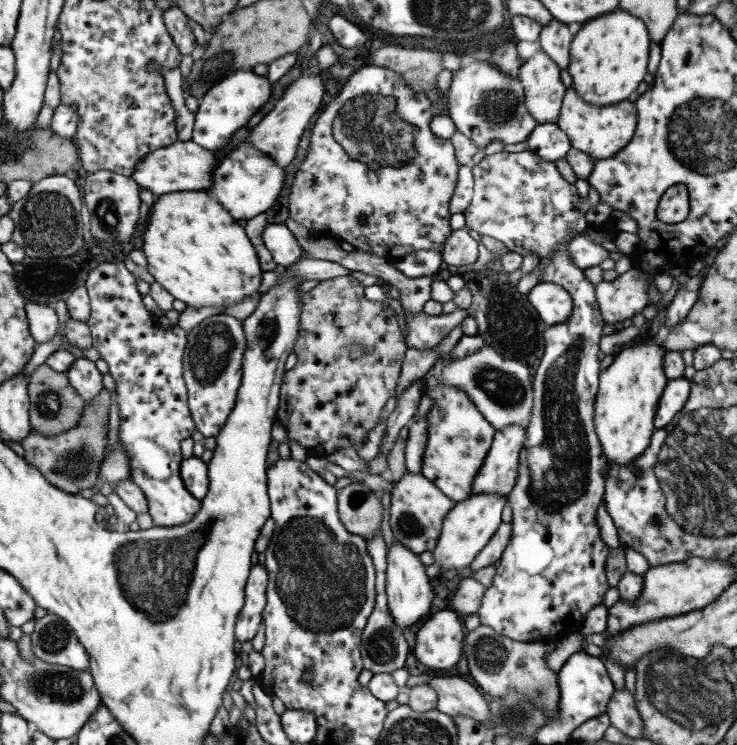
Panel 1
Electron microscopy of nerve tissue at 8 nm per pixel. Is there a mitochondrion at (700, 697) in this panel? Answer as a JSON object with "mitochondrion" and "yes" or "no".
{"mitochondrion":"yes"}

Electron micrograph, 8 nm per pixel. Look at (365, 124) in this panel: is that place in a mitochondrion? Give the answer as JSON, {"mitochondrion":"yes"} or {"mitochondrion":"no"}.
{"mitochondrion":"yes"}

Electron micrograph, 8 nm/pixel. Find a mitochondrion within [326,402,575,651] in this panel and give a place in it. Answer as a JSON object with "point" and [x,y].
{"point":[413,526]}

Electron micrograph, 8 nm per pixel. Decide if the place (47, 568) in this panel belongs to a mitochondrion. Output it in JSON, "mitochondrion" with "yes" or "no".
{"mitochondrion":"no"}

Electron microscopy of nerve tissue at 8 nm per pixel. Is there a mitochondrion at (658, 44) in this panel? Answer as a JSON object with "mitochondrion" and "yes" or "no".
{"mitochondrion":"no"}

